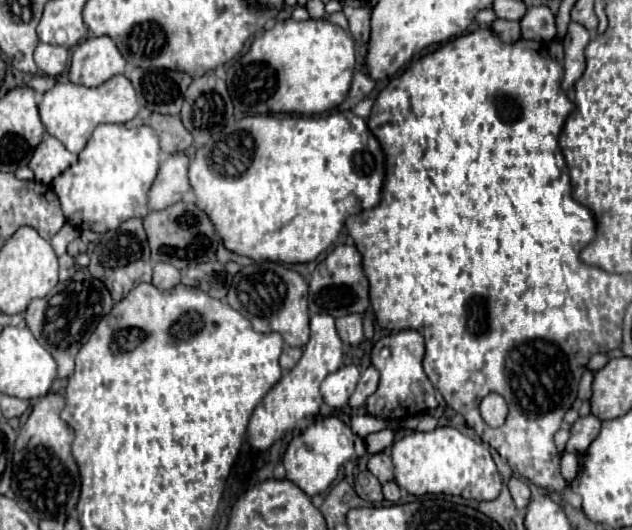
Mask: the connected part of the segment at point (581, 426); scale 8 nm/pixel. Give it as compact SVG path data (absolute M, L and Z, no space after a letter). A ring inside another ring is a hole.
M595 415L579 417L571 425L571 439L567 441L565 451L569 451L569 453L585 453L587 447L593 443L593 439L599 435L599 431L601 431L601 421Z

